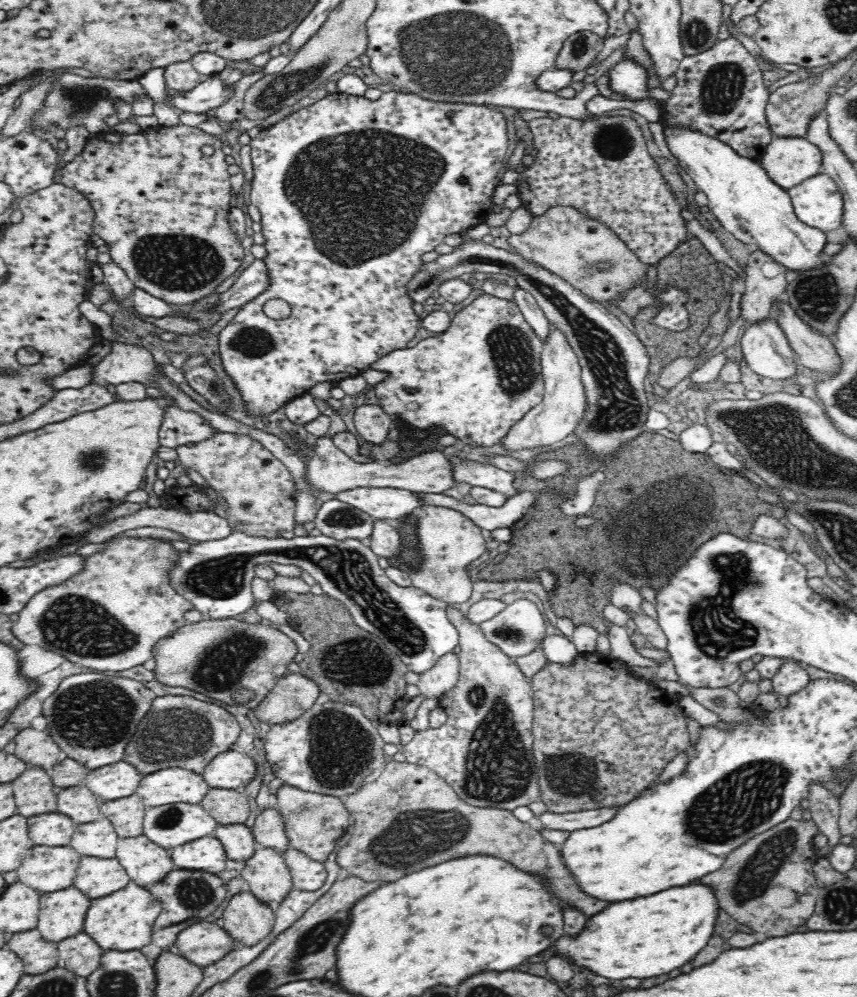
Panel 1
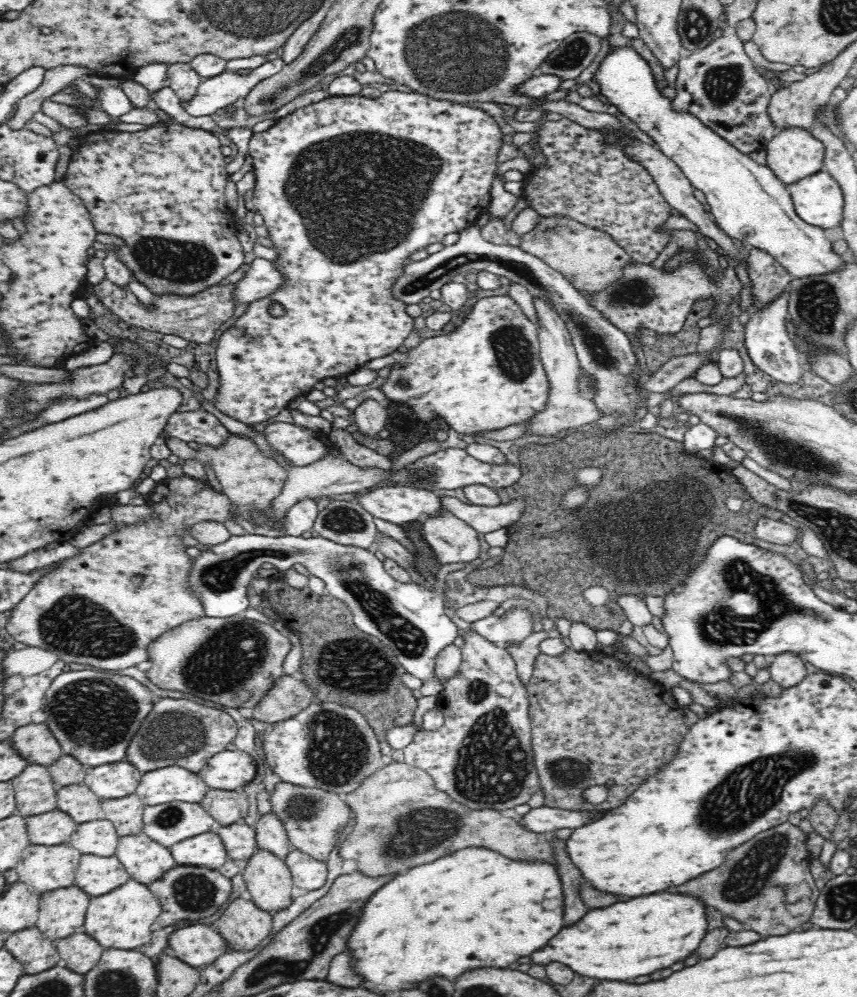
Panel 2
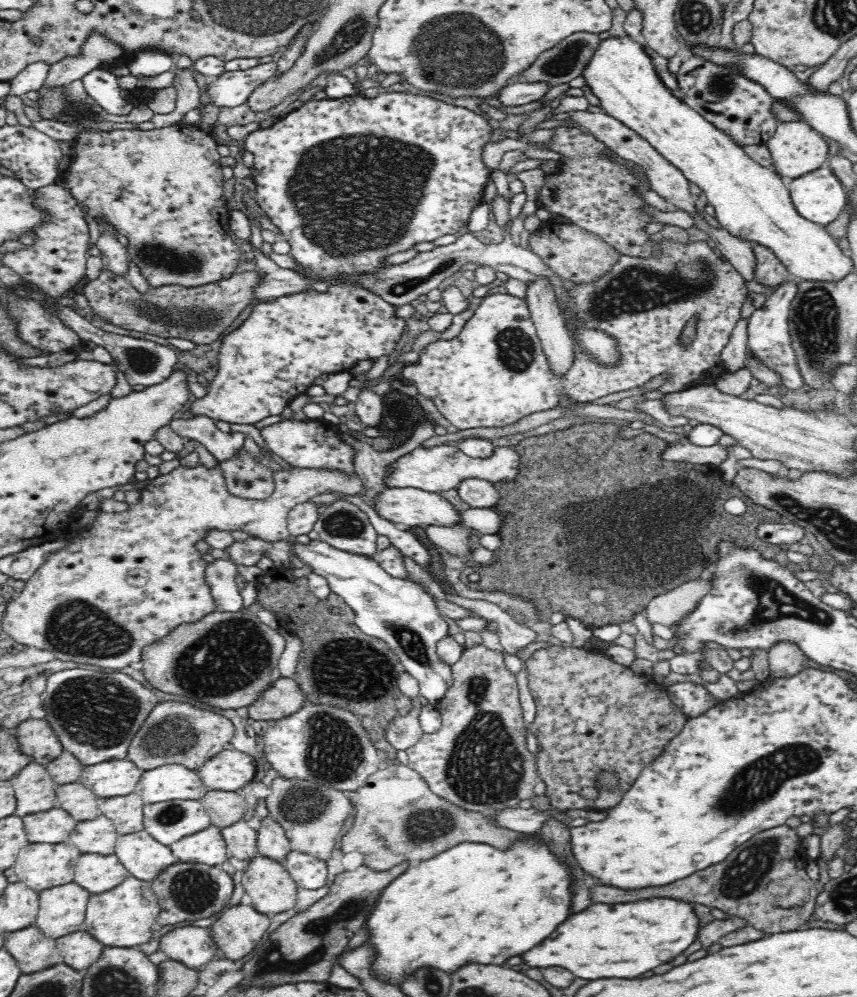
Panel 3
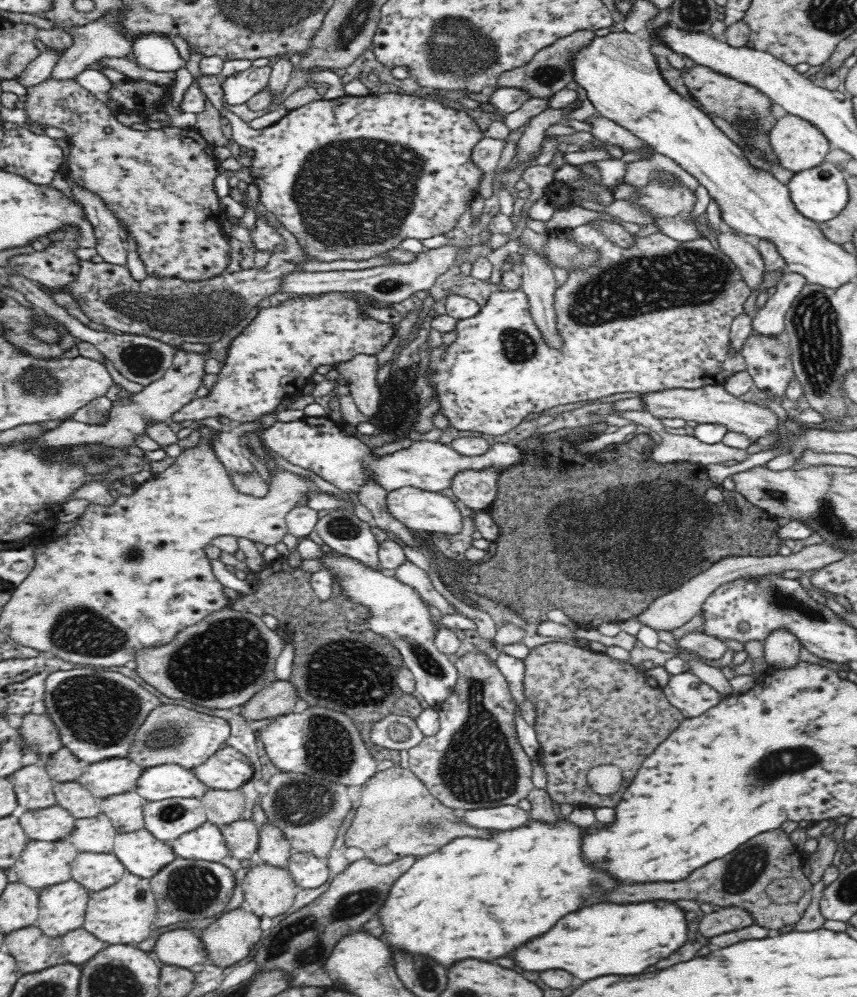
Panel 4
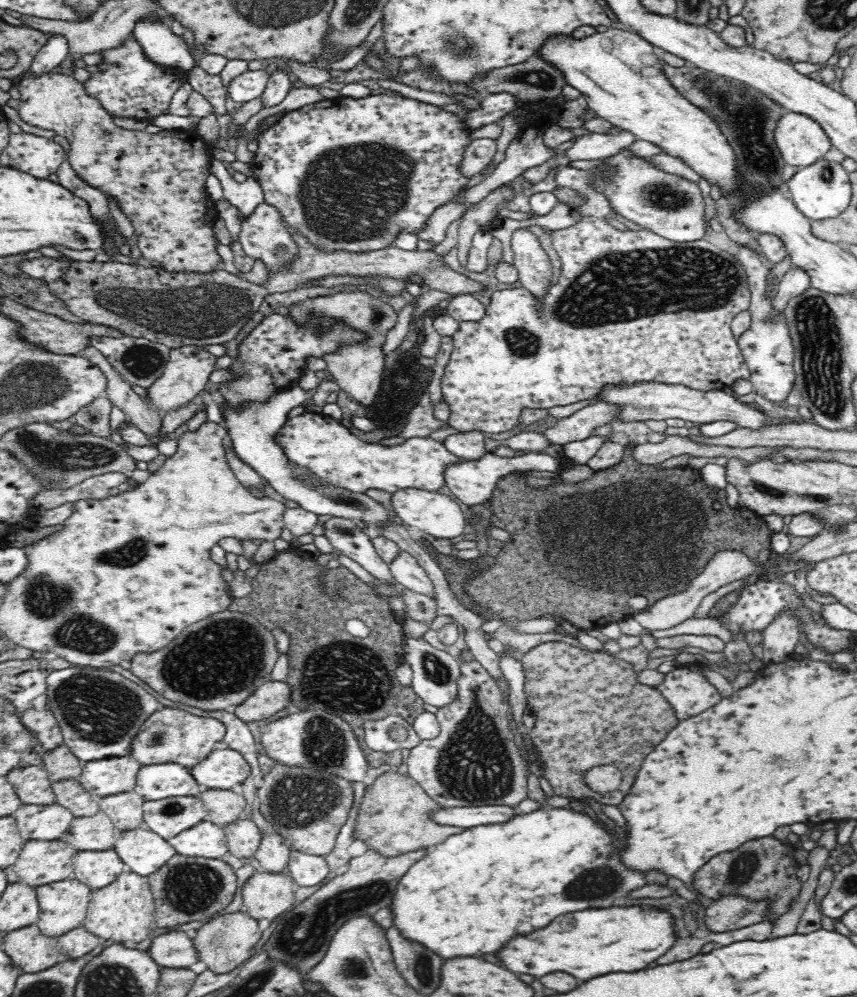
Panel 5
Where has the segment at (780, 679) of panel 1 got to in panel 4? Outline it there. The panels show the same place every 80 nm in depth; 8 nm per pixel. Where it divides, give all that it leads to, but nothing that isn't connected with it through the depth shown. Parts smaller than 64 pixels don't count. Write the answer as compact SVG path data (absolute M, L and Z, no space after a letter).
M778 628L772 630L763 641L764 660L770 668L790 668L799 661L801 642L791 630Z

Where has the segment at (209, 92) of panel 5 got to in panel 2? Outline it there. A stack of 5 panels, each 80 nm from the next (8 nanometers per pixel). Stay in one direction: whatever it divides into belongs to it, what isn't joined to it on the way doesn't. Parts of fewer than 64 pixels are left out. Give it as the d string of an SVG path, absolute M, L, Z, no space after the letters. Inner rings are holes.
M386 91L377 98L356 96L331 96L319 102L309 103L283 118L263 132L254 132L249 140L248 152L253 158L255 187L253 202L263 216L269 238L279 252L277 269L285 276L285 283L273 295L251 302L246 312L226 330L217 341L216 366L219 385L212 405L220 413L245 425L256 425L276 417L298 397L313 389L313 384L323 378L337 378L354 372L375 358L385 357L403 349L402 342L414 328L413 318L406 315L406 303L396 300L390 293L392 282L402 274L406 258L428 246L440 243L450 232L460 232L474 225L480 213L489 212L490 189L497 176L496 156L502 144L501 127L486 112L462 105L432 98L431 96L401 91ZM279 304L283 314L273 316L269 308Z

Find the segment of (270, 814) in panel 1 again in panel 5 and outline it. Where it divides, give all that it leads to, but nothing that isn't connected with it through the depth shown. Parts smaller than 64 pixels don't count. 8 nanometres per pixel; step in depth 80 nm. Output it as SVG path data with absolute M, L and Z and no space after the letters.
M278 833L270 836L263 835L252 862L259 870L268 873L286 873L292 851Z

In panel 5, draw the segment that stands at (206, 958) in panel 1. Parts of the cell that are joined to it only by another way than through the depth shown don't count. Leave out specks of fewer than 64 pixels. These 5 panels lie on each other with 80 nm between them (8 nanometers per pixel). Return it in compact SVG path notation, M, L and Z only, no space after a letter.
M170 931L154 938L147 954L162 968L188 968L198 962L192 939L183 931Z

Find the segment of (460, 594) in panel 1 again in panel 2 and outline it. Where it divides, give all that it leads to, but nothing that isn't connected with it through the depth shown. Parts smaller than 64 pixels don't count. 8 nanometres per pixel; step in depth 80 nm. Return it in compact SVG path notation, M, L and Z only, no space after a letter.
M446 511L441 517L422 521L421 531L424 540L443 565L454 562L469 565L479 557L479 532L450 511Z

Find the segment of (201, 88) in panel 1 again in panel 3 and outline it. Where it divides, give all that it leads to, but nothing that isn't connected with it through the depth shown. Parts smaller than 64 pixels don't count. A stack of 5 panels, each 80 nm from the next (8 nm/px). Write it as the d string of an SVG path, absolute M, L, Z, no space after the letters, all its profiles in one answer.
M258 64L248 68L248 70L236 70L234 72L224 72L216 82L208 85L208 95L201 95L201 103L197 109L188 111L180 123L186 126L194 126L198 120L202 107L208 100L216 106L240 106L250 98L250 95L261 84L269 78L274 77L277 72L277 64Z

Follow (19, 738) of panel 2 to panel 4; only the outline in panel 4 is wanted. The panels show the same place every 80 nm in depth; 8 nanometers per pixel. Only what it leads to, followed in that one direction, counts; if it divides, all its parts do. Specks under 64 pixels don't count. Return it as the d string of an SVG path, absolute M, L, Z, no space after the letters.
M28 712L22 717L19 731L25 743L37 752L42 761L63 746L59 730L48 713L35 714Z

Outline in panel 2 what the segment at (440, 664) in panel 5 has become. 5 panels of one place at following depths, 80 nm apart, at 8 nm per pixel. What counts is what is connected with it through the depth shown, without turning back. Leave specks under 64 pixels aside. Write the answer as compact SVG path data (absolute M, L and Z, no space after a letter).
M246 533L245 536L231 536L230 540L224 542L224 544L210 546L208 550L202 551L201 556L193 560L191 573L189 574L189 586L201 598L206 616L224 618L242 614L249 605L249 592L246 586L252 580L252 572L256 572L260 564L264 564L264 562L270 562L278 571L290 570L293 564L299 562L307 568L309 575L321 578L325 582L325 592L346 604L350 614L352 614L354 627L360 628L362 633L379 638L388 648L391 648L406 672L422 681L420 692L424 696L436 698L442 696L446 683L440 681L435 675L435 660L438 653L448 644L452 644L454 638L458 636L456 624L448 617L446 604L442 599L442 594L446 594L444 588L447 588L444 584L444 578L449 572L467 568L467 564L462 562L444 564L434 580L436 590L429 591L422 585L412 581L398 582L398 580L392 578L383 567L383 562L374 555L373 549L341 546L320 536L317 538L302 538L285 535L270 538L270 536Z

